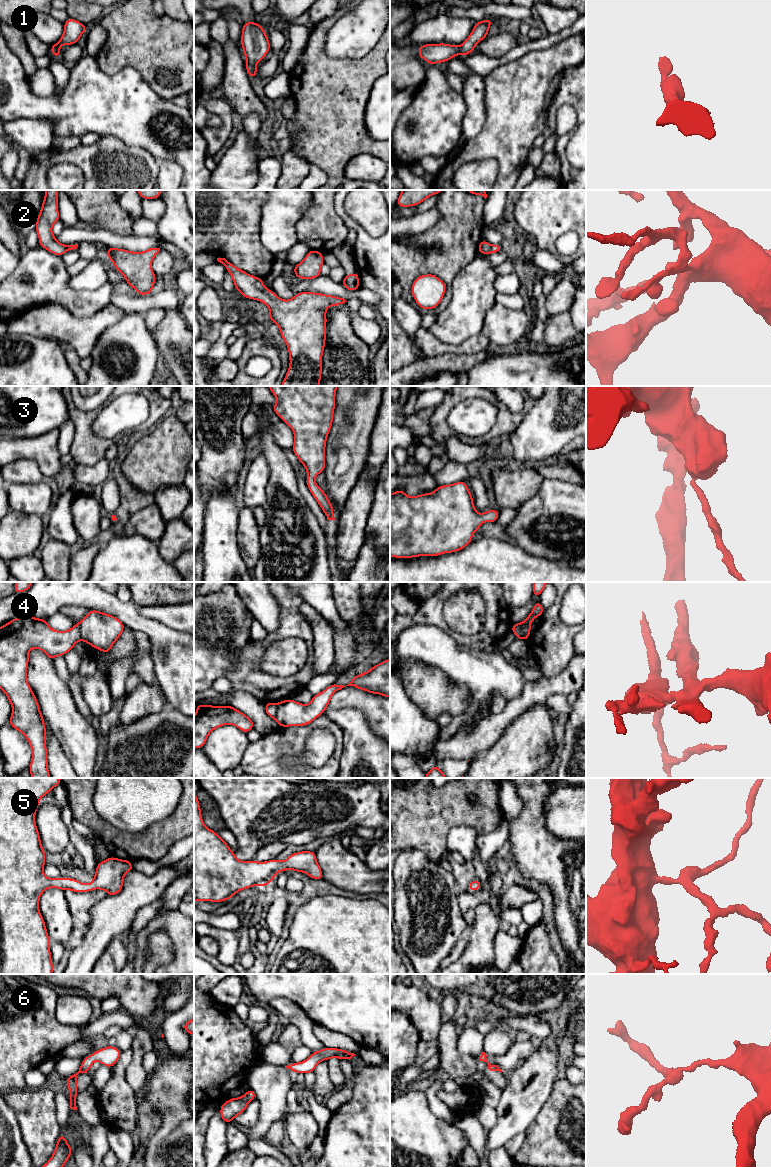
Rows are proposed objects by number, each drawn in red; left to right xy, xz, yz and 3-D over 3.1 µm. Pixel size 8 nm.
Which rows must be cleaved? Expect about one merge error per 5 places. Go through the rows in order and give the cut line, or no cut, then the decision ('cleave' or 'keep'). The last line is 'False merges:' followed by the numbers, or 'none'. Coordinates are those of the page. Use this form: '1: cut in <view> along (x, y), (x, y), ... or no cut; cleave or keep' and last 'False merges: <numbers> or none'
1: no cut; keep
2: no cut; keep
3: no cut; keep
4: cut in xy along (78, 623), (81, 639); cleave
5: no cut; keep
6: no cut; keep
False merges: 4

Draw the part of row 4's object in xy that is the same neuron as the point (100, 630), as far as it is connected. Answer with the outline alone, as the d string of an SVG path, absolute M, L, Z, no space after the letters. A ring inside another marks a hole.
M91 609L79 625L81 640L105 654L110 652L125 628L117 617Z

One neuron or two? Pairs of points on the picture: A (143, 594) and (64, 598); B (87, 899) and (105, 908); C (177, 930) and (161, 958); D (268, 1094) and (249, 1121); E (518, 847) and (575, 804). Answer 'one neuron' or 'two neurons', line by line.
A: two neurons
B: two neurons
C: two neurons
D: two neurons
E: two neurons

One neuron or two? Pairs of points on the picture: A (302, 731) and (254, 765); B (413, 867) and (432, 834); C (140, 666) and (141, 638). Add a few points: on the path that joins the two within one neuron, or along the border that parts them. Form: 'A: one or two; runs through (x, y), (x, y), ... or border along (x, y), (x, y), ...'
A: one; runs through (290, 740), (273, 746), (266, 753)
B: two; border along (401, 849), (419, 848), (431, 860), (438, 862)
C: two; border along (134, 631), (137, 648), (140, 651), (150, 653)

